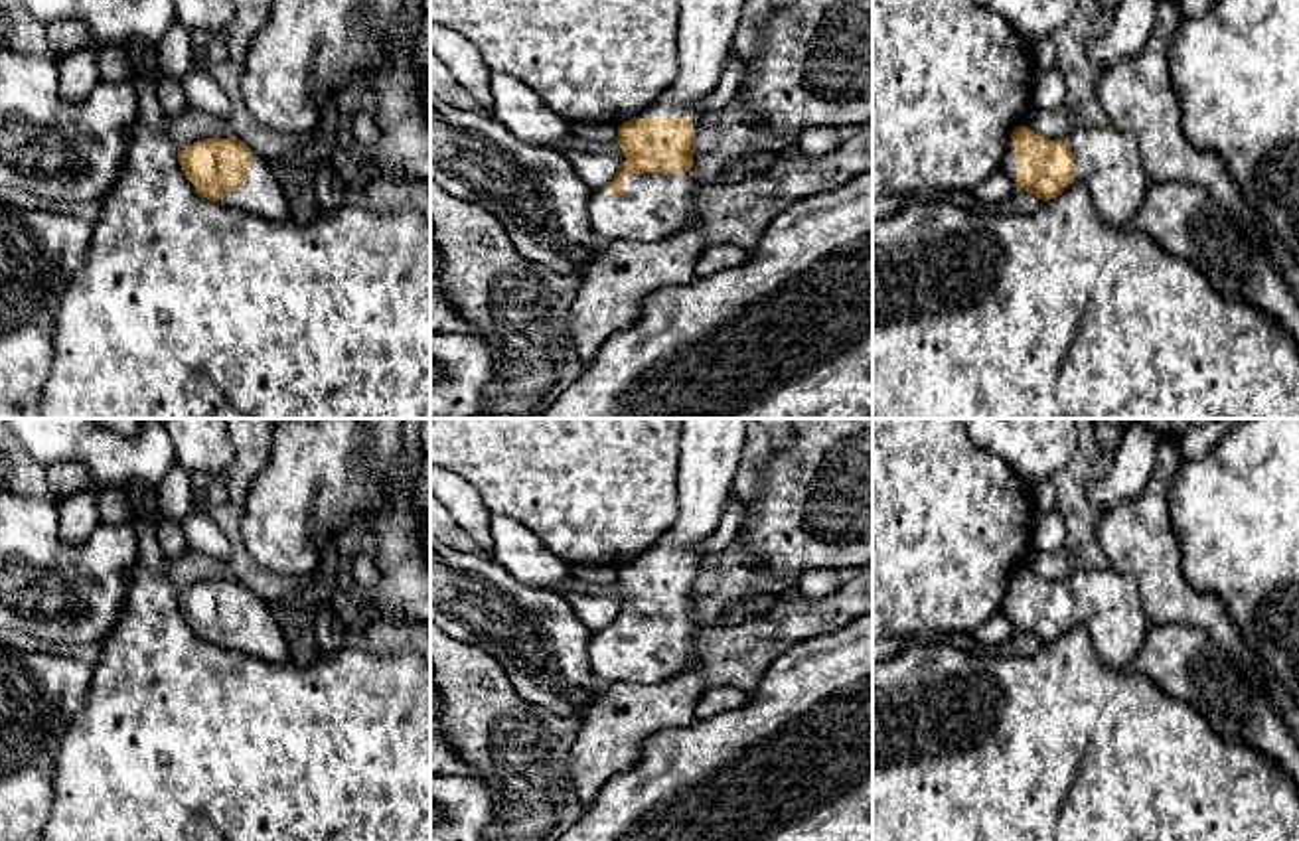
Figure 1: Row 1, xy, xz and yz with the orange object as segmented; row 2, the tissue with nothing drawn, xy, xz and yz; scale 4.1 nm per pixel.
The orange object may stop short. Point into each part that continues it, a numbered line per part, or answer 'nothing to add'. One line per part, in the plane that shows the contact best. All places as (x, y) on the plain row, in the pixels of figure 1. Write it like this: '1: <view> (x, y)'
1: xz (654, 648)

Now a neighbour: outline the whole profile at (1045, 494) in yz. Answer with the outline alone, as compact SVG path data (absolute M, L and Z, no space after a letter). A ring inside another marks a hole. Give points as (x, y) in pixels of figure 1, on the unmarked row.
M1046 480L1034 486L1032 499L1034 499L1034 509L1038 513L1056 509L1056 488L1052 480Z

